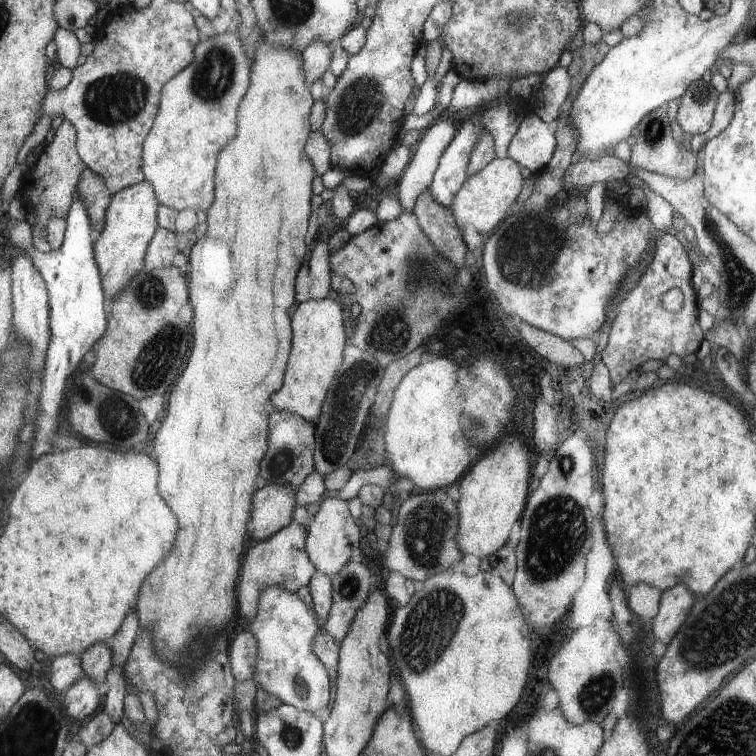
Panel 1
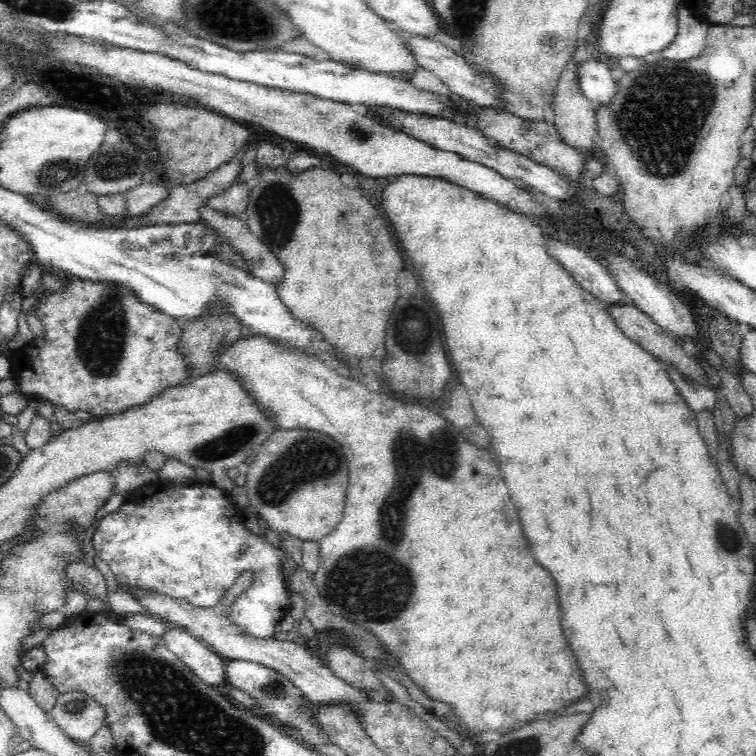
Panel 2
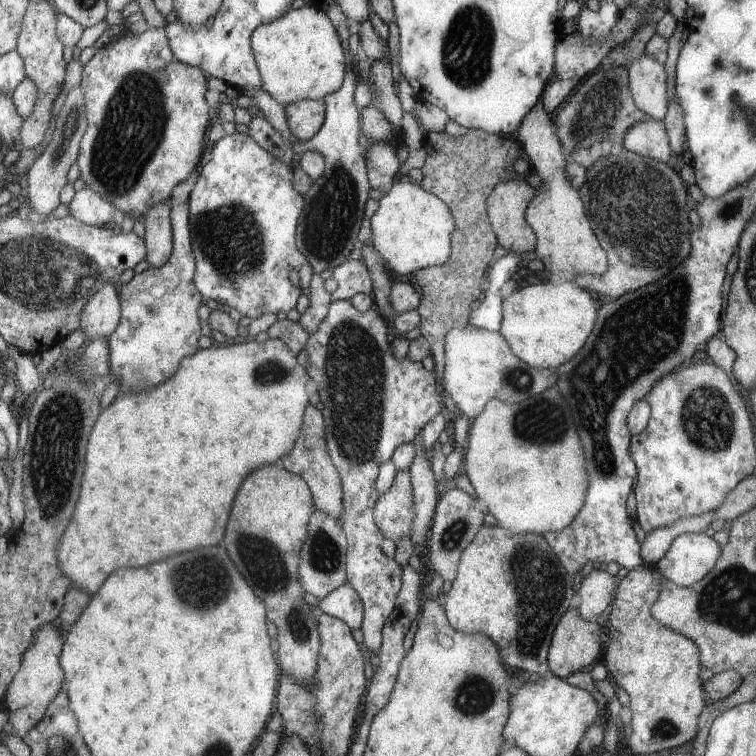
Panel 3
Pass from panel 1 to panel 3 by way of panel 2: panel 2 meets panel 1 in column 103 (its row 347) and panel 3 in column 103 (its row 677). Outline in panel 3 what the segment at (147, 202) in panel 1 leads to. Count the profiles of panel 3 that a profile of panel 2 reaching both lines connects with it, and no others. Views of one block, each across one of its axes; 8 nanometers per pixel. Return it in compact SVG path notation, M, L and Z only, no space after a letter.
M276 337L264 342L251 341L227 346L211 346L200 349L194 356L184 358L176 378L168 378L163 385L156 386L156 390L116 395L112 404L102 411L100 420L96 421L96 430L92 430L92 446L88 446L88 474L84 474L84 498L80 498L80 510L76 510L76 518L72 520L68 532L64 534L64 540L60 542L60 566L63 567L64 574L72 578L76 588L86 590L86 594L93 597L115 570L134 566L140 568L148 562L156 562L178 552L186 552L198 546L216 546L222 542L232 500L246 474L264 465L278 464L280 458L287 457L292 452L300 433L303 432L303 418L308 408L306 382L310 378L304 366L300 366L292 354L294 351L287 343Z

